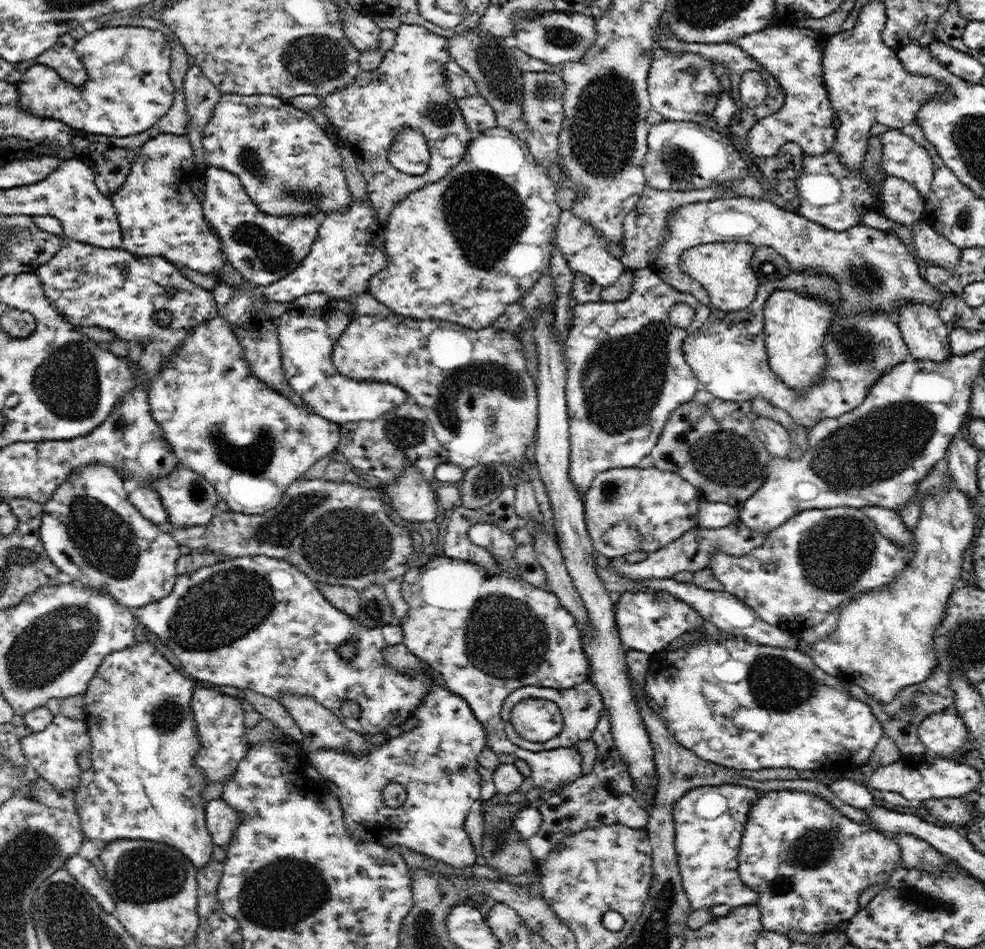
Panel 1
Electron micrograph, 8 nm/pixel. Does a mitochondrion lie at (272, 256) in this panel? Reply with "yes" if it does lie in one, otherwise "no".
yes

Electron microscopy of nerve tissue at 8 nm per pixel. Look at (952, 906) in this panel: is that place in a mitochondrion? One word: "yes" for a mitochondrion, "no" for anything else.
yes

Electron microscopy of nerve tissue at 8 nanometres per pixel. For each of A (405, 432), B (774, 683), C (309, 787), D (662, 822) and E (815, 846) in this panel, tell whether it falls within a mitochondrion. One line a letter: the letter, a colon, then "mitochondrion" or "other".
A: mitochondrion
B: mitochondrion
C: other
D: other
E: mitochondrion

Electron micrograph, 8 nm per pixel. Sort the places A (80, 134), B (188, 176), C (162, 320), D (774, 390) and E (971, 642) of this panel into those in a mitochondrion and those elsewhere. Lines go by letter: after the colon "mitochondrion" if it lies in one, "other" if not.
A: other
B: other
C: mitochondrion
D: other
E: mitochondrion

